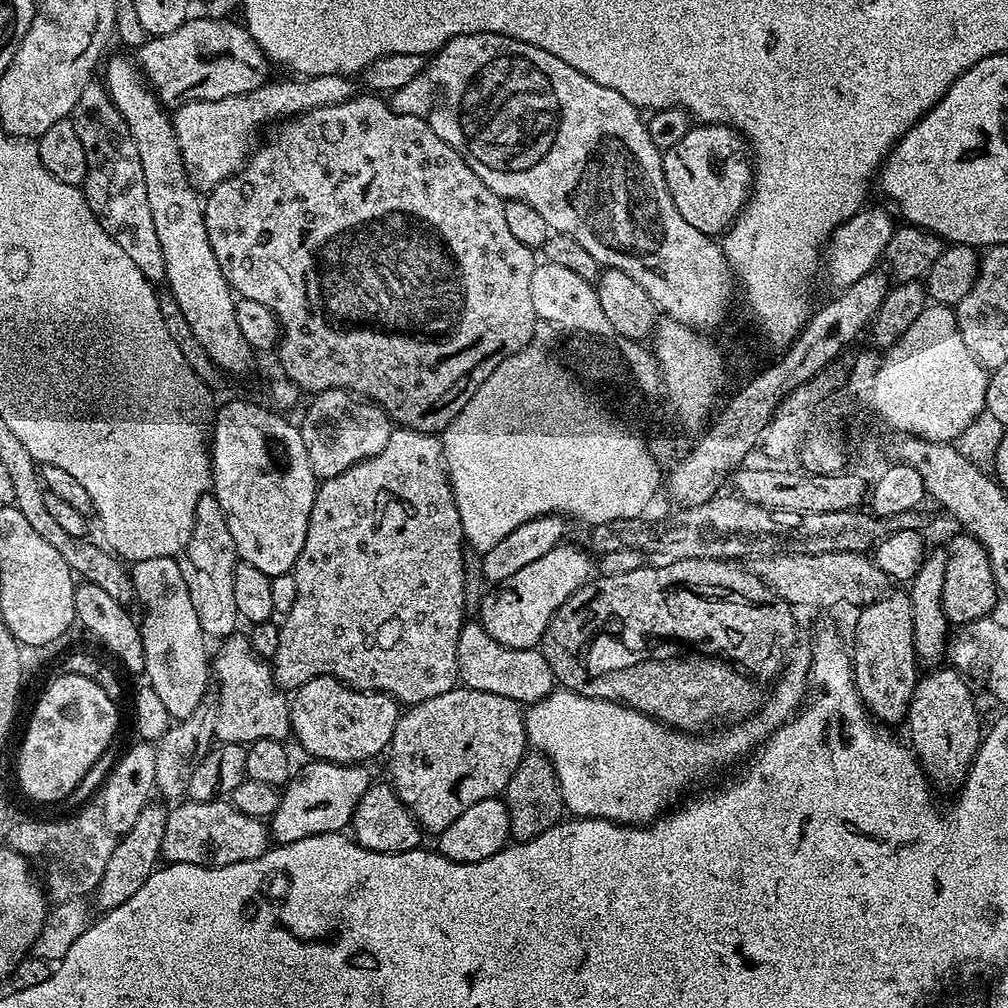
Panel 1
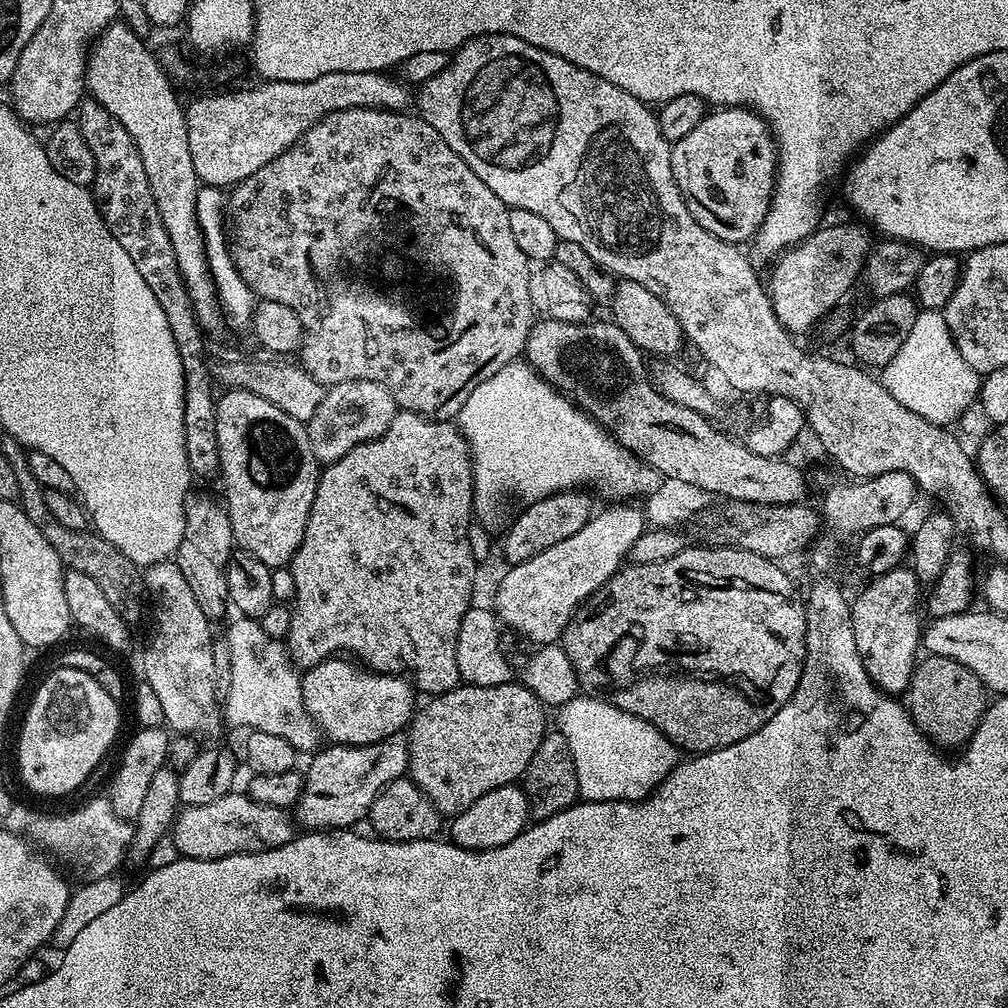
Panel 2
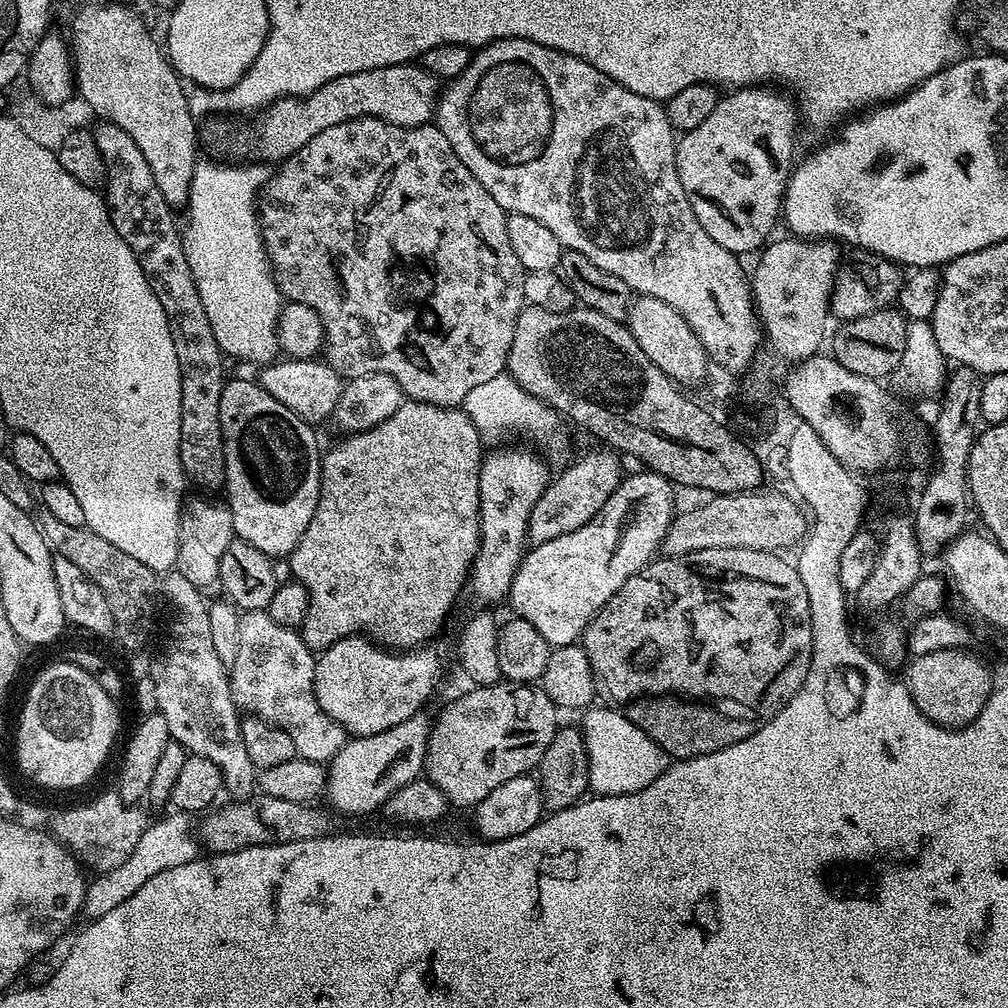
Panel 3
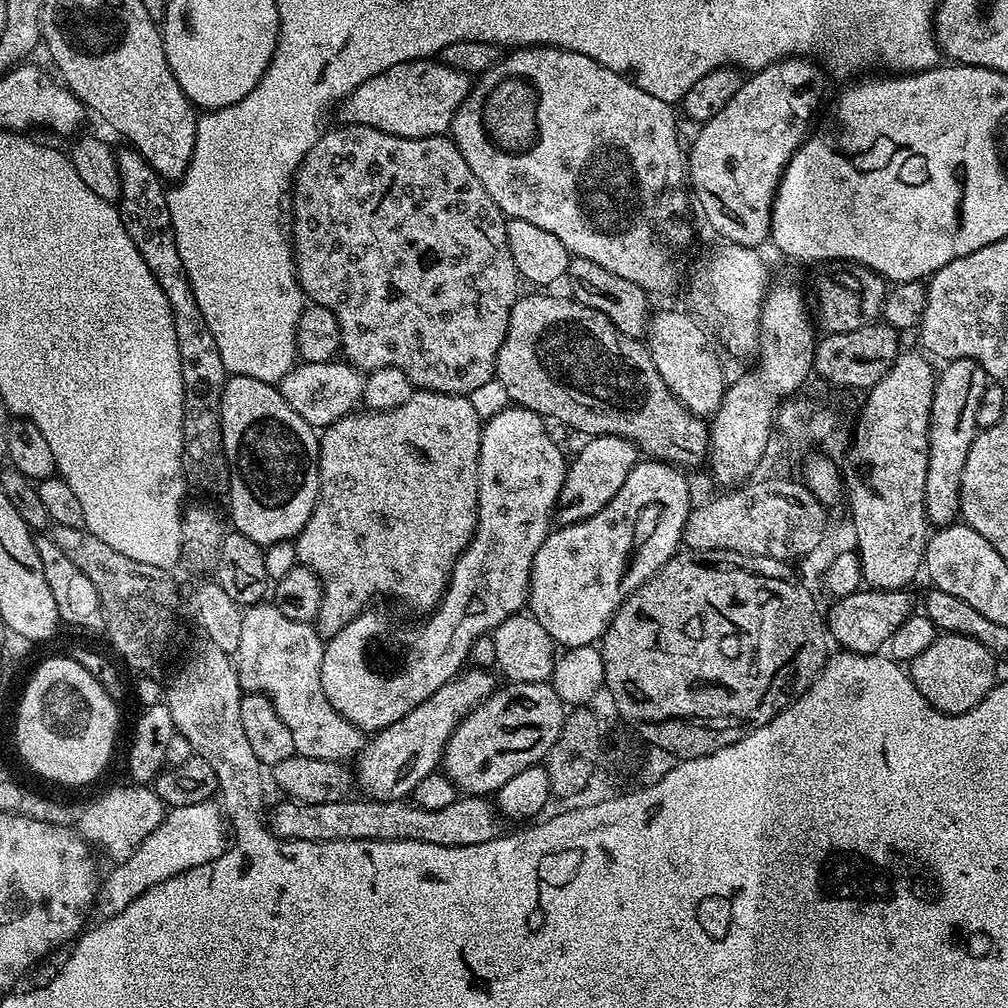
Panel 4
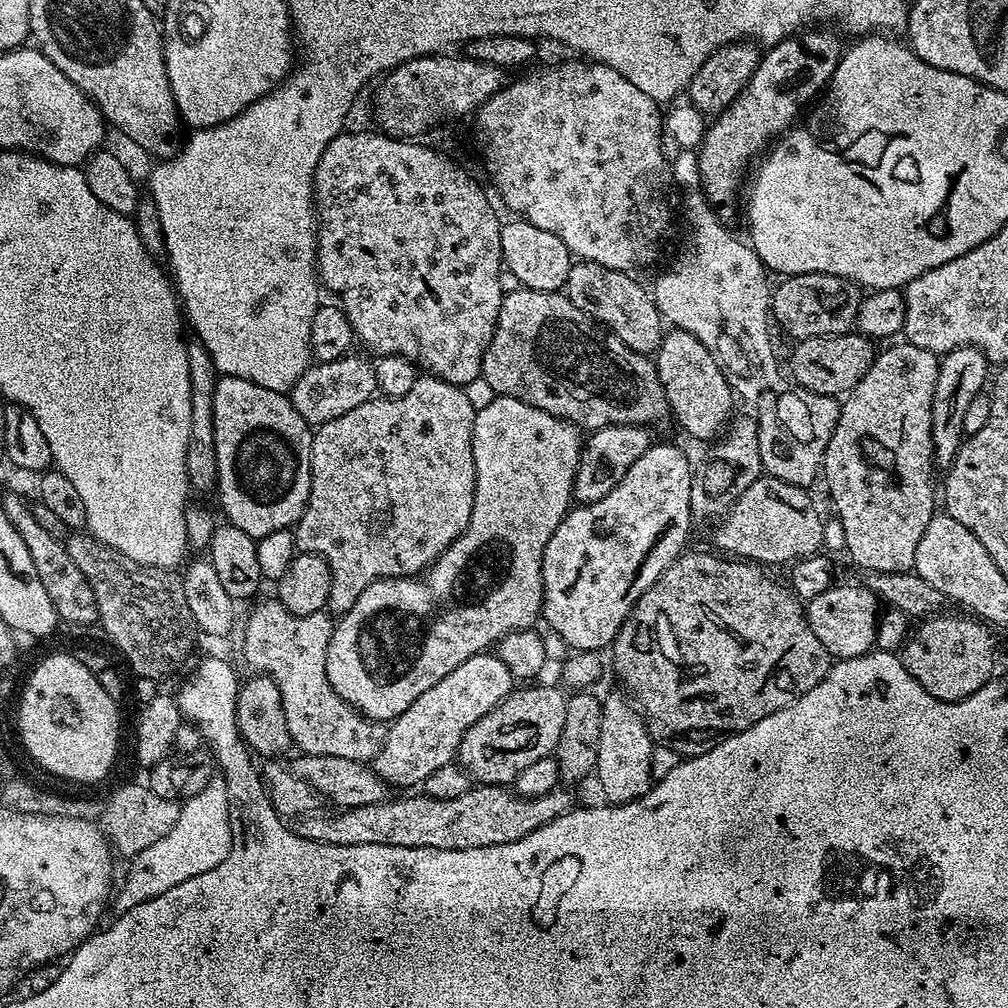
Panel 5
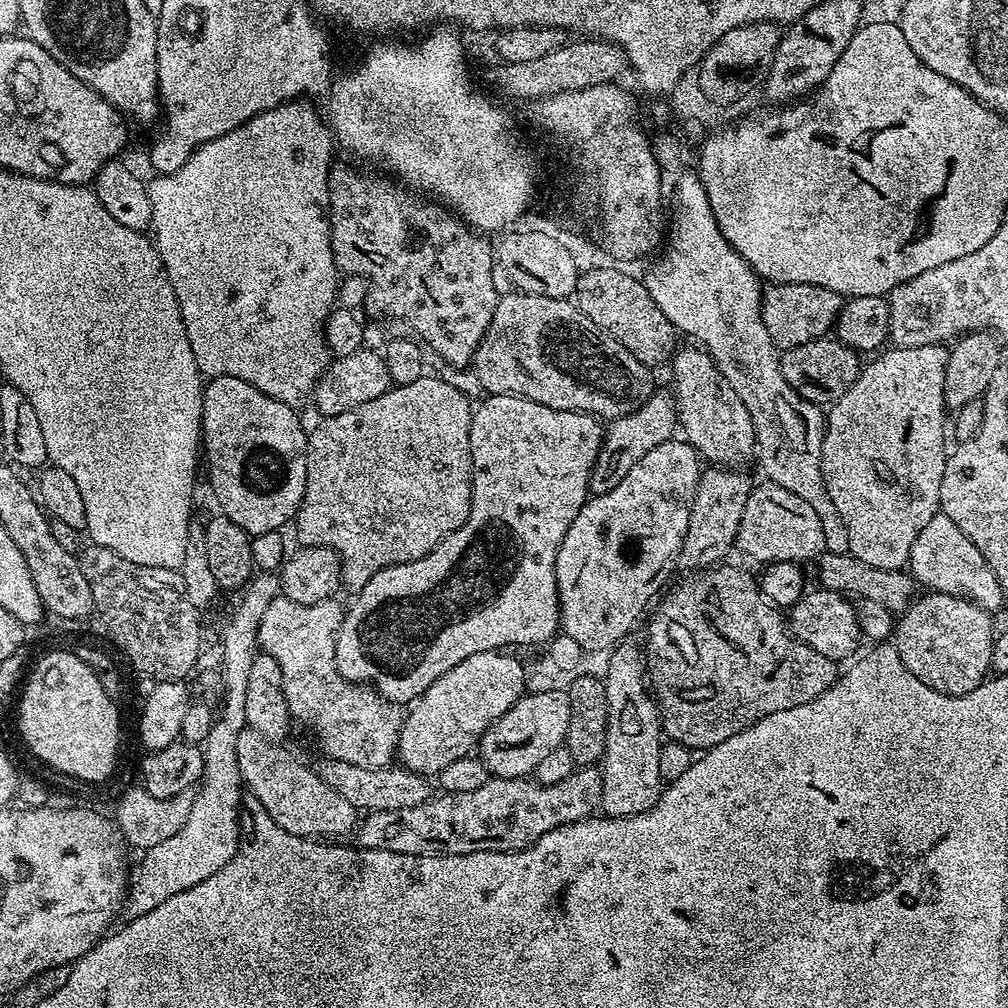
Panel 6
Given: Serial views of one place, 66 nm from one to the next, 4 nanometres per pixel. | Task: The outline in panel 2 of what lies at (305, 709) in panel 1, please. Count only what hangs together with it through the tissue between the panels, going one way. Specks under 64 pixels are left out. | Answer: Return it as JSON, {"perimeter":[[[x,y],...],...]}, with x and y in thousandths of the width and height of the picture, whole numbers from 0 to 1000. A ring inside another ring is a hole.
{"perimeter":[[[330,653],[313,659],[299,670],[302,699],[313,721],[324,733],[326,730],[329,738],[355,740],[374,738],[400,727],[415,702],[410,680],[397,669],[378,669],[352,661],[357,662],[348,654]]]}

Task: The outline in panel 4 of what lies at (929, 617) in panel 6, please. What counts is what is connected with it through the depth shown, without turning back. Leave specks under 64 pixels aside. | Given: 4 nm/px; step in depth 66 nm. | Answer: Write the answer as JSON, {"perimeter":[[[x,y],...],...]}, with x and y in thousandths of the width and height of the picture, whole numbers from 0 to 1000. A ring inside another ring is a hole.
{"perimeter":[[[950,627],[930,630],[915,648],[903,656],[903,670],[907,681],[932,706],[945,710],[958,704],[966,704],[978,688],[990,678],[988,671],[990,656],[974,637]]]}

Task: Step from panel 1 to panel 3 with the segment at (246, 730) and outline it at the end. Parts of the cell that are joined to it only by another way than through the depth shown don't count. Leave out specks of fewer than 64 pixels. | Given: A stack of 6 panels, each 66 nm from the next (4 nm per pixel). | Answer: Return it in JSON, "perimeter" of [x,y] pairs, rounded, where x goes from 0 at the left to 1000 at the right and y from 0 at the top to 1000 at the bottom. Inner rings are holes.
{"perimeter":[[[239,606],[237,613],[236,649],[228,666],[235,703],[282,724],[292,736],[297,753],[311,754],[313,758],[327,756],[339,744],[343,727],[339,719],[315,700],[312,688],[313,651],[310,644],[304,641],[295,624],[276,621],[265,606]]]}

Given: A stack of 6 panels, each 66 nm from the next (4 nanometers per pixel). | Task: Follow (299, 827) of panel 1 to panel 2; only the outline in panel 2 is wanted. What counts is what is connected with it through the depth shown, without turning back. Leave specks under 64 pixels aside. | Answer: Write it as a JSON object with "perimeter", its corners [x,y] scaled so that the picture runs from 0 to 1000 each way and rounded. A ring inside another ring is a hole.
{"perimeter":[[[394,728],[363,740],[329,738],[318,741],[307,754],[310,755],[306,758],[306,766],[301,767],[302,783],[292,799],[292,810],[297,820],[302,823],[345,823],[364,811],[371,792],[375,792],[383,779],[398,773],[404,767],[405,736],[400,729]]]}

